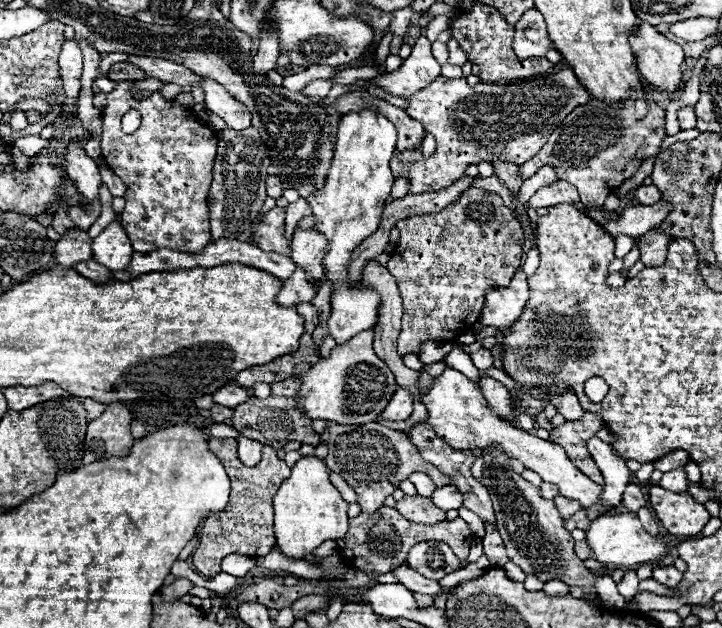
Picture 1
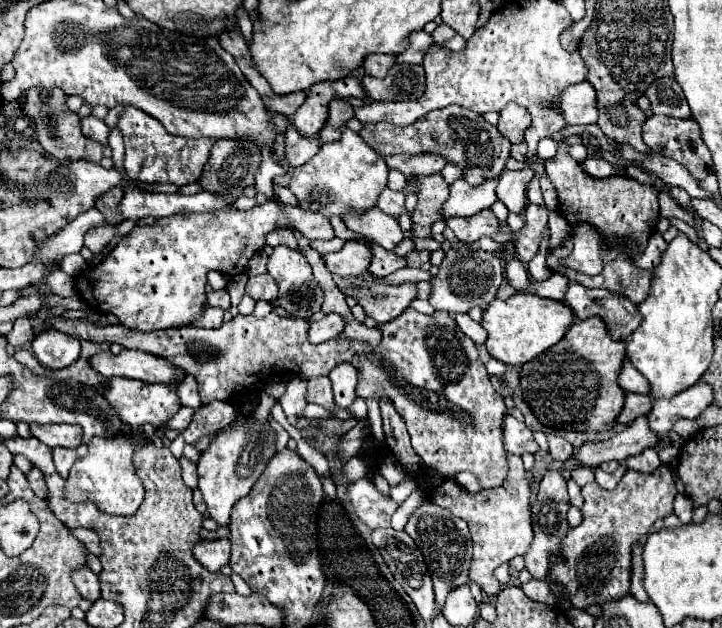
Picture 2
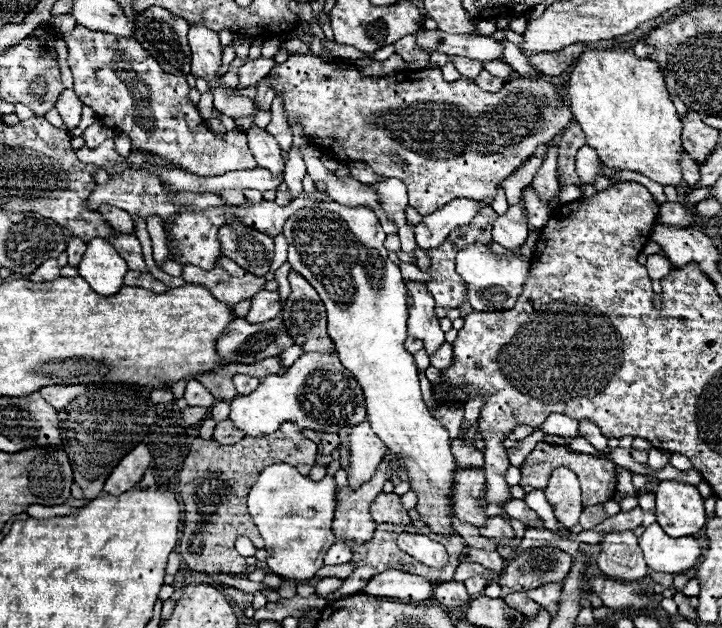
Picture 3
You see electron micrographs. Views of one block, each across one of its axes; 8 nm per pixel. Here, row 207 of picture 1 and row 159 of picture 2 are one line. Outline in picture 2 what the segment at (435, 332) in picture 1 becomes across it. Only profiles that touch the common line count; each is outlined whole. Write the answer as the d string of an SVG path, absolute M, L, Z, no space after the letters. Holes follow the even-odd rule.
M448 106L434 110L410 126L394 126L390 122L364 124L360 136L378 150L380 156L390 154L422 154L434 152L444 156L448 162L464 168L464 180L472 186L482 184L486 178L498 178L504 170L504 162L510 156L510 142L500 134L500 130L488 124L480 114L466 110L462 106Z

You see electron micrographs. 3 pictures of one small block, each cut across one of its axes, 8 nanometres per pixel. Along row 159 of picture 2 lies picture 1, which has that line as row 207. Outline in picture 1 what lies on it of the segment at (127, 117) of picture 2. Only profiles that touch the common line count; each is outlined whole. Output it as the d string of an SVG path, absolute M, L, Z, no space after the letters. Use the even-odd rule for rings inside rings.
M118 82L118 86L106 94L108 96L108 106L104 108L102 112L102 118L104 118L104 128L102 128L102 158L106 160L106 164L110 164L108 168L126 184L126 194L124 194L124 200L126 200L126 208L120 216L122 220L122 226L124 230L128 232L130 240L132 240L132 248L136 252L152 252L152 250L160 250L160 248L168 248L168 250L190 250L190 254L196 254L198 250L206 248L210 244L210 214L208 214L208 188L210 188L210 182L212 182L212 164L214 164L214 158L216 158L216 146L218 146L218 134L214 128L210 126L204 126L196 114L184 106L180 106L176 100L166 100L160 96L160 92L154 92L150 94L146 100L142 102L136 102L130 92L128 92L128 82ZM130 108L136 108L140 114L142 114L142 126L134 132L134 134L124 134L122 128L120 128L120 120L122 116L130 110Z

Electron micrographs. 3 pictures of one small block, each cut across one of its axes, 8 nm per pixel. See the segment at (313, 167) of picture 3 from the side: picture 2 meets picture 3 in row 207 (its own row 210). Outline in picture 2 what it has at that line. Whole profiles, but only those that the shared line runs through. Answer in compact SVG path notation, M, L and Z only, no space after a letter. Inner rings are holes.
M370 208L364 214L356 214L356 210L350 210L342 216L342 220L352 232L362 234L364 238L376 242L386 250L392 250L404 238L398 220L378 208Z

